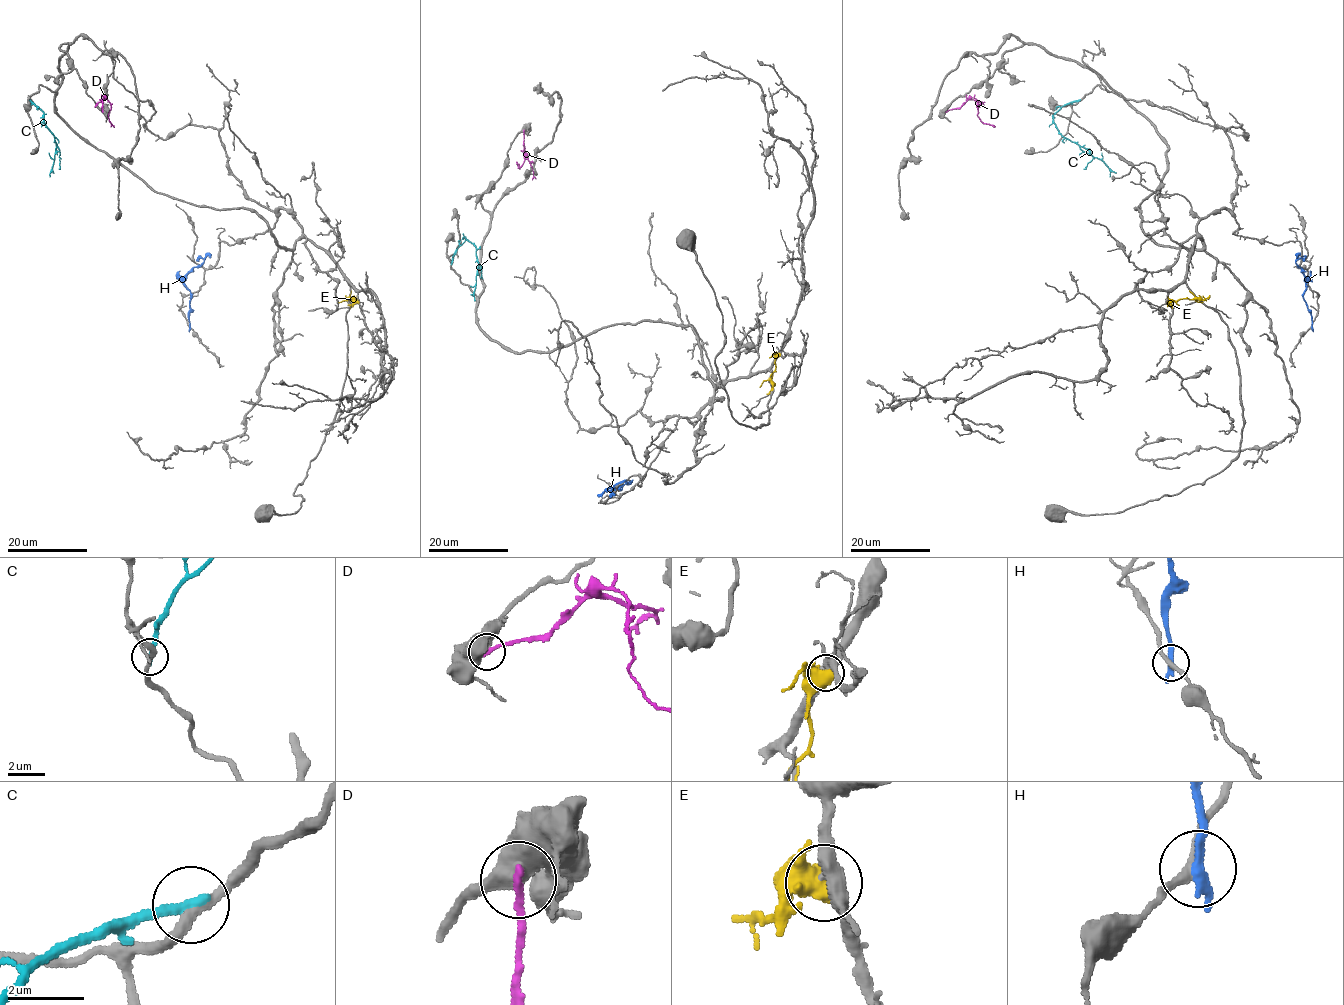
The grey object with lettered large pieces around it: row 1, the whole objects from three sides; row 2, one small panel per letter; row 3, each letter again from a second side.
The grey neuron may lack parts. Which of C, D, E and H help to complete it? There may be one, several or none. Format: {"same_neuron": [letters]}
{"same_neuron": []}

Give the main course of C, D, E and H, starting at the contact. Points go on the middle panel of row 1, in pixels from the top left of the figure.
C: (452, 263), (452, 255), (465, 238), (476, 249), (476, 284), (471, 294)
D: (523, 131), (523, 151), (532, 161), (529, 162), (532, 179)
E: (778, 353), (775, 370), (770, 376), (772, 388), (767, 394)
H: (611, 496), (612, 488), (606, 490), (625, 480), (620, 491)

